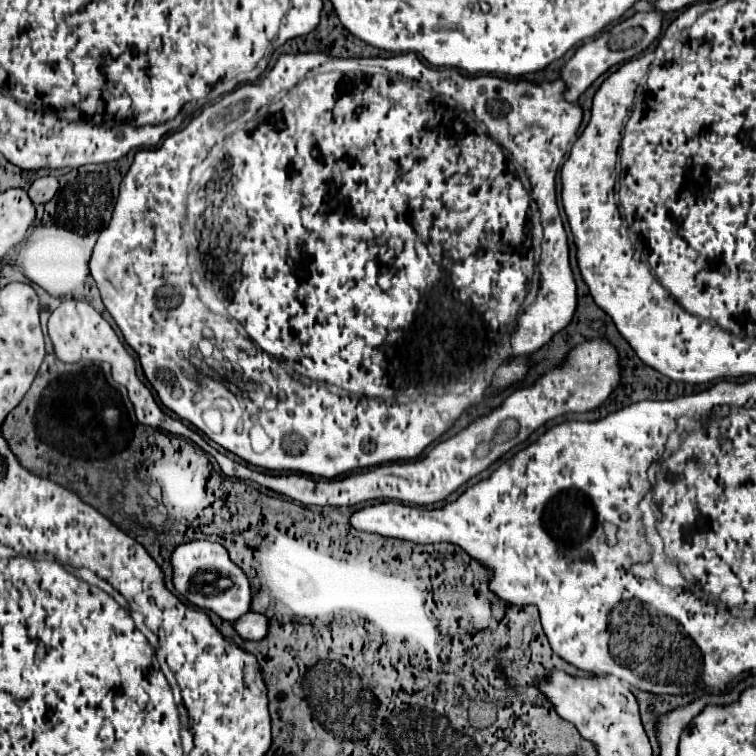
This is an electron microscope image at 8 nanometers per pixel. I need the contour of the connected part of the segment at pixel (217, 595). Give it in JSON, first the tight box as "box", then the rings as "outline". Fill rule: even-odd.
{"box":[172,541,252,621],"outline":[[[190,541],[172,553],[172,567],[174,567],[174,587],[182,593],[192,605],[202,609],[210,609],[218,613],[222,619],[236,621],[252,607],[252,589],[250,581],[244,571],[232,563],[228,551],[220,543],[212,541]]]}

